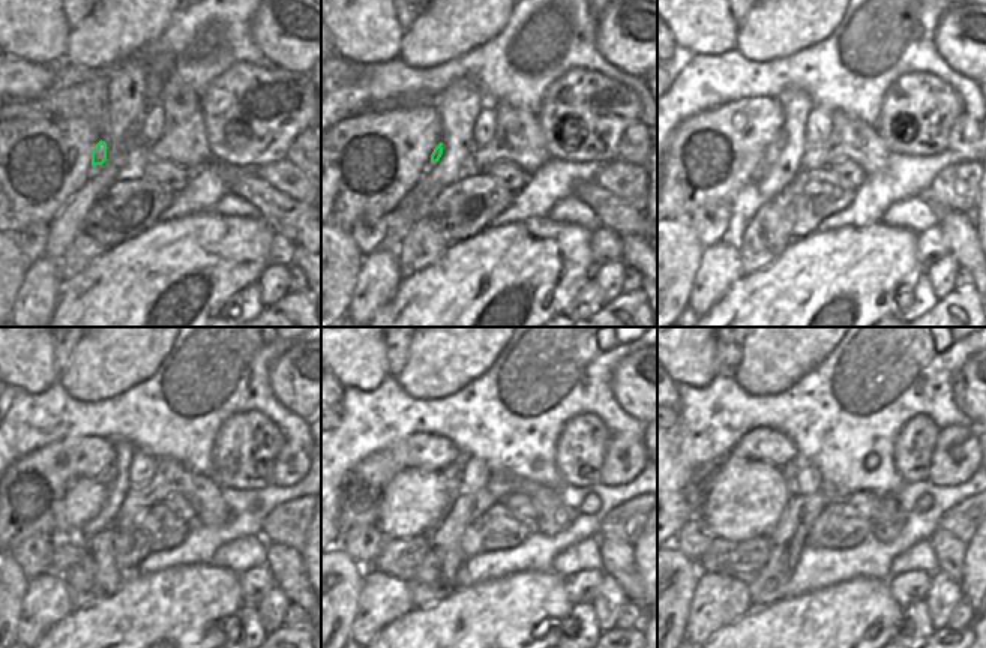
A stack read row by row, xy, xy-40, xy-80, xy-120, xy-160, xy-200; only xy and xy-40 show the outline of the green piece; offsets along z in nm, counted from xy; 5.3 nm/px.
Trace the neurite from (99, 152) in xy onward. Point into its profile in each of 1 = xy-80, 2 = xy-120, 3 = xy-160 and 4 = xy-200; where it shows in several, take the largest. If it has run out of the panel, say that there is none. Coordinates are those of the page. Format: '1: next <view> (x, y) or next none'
1: next xy-80 (778, 143)
2: next xy-120 (108, 476)
3: next xy-160 (450, 474)
4: next xy-200 (790, 470)

